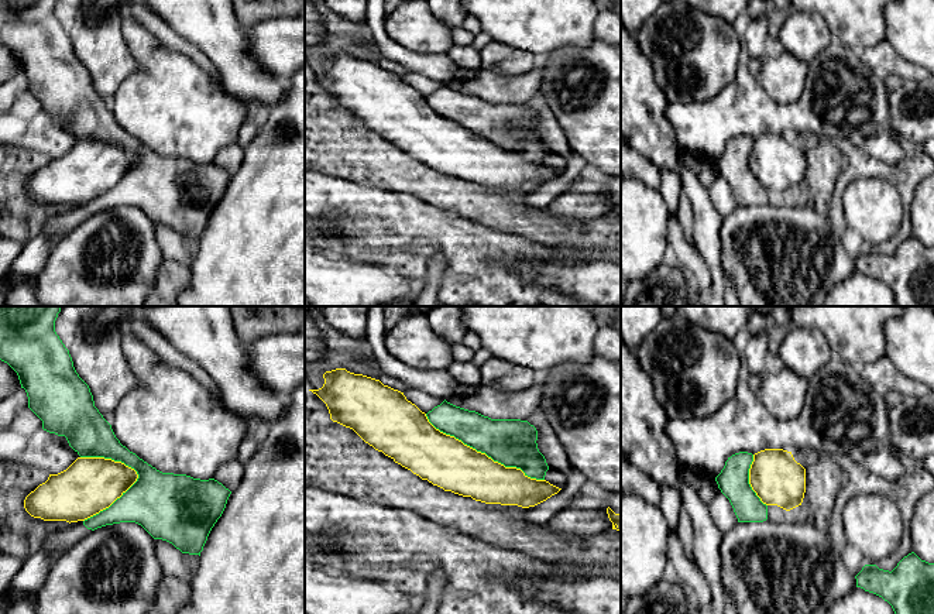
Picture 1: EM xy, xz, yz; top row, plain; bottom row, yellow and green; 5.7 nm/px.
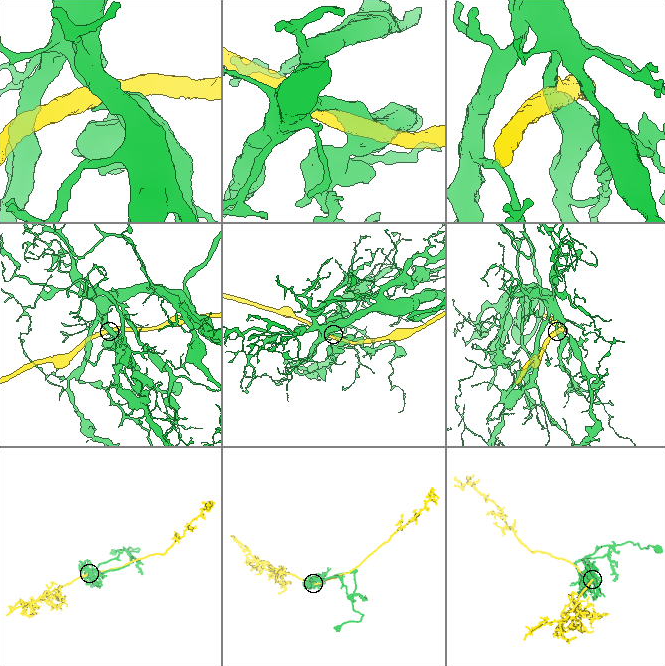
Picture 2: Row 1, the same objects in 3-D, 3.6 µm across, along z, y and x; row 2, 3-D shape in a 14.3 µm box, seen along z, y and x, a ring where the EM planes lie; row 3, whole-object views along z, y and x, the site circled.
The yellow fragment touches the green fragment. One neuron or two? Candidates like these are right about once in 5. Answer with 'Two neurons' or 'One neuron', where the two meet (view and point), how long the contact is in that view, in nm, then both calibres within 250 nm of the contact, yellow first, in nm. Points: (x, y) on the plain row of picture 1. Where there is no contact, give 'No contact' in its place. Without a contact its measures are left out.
Two neurons. Touches yellow at xz (483, 137). Shared border 800 nm. Thickness 300 nm (yellow) against 280 nm

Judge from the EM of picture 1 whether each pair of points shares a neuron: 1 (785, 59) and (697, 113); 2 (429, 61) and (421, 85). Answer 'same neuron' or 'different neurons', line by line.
1: different neurons
2: different neurons

